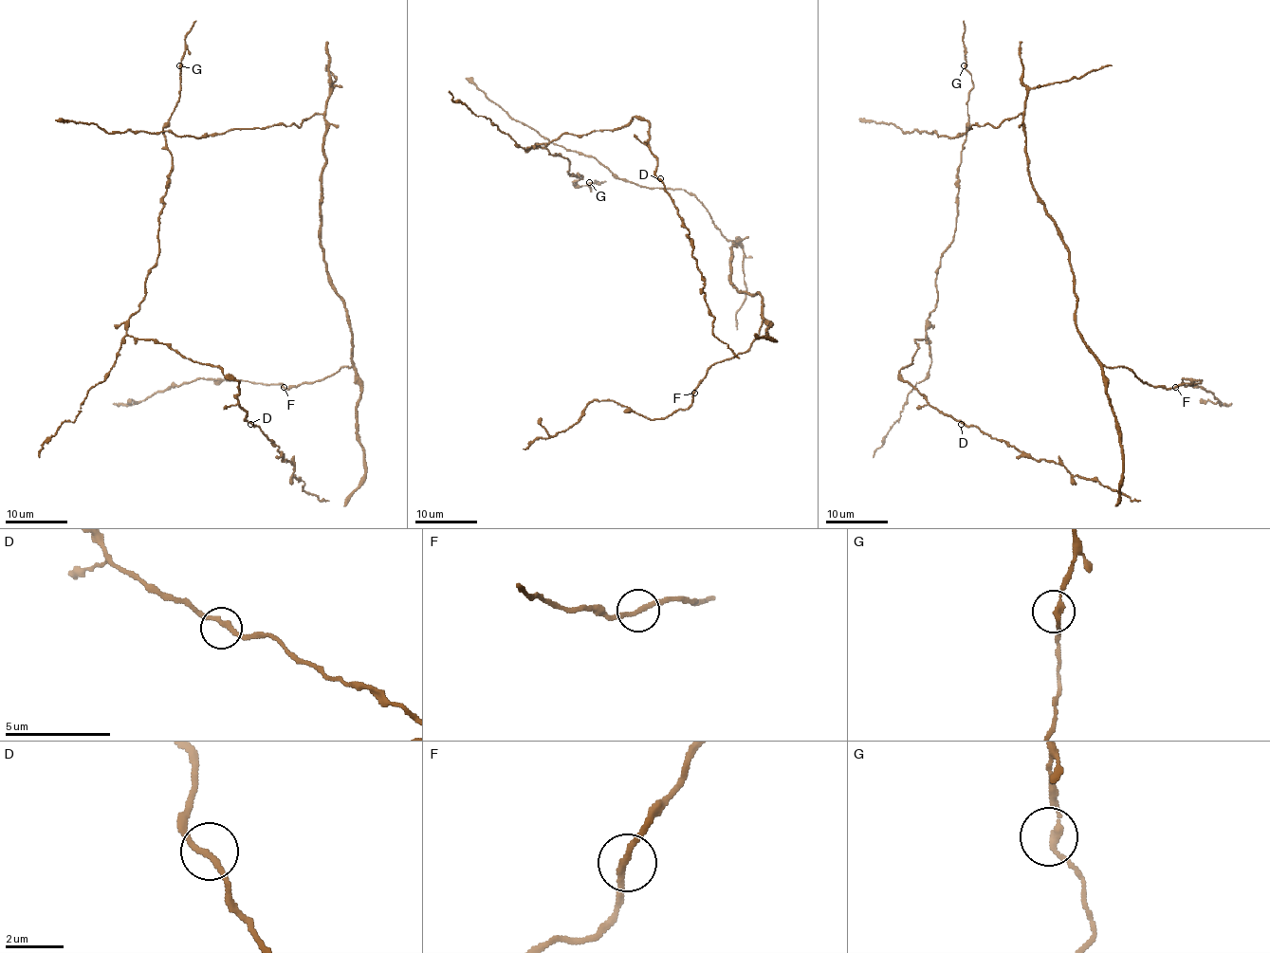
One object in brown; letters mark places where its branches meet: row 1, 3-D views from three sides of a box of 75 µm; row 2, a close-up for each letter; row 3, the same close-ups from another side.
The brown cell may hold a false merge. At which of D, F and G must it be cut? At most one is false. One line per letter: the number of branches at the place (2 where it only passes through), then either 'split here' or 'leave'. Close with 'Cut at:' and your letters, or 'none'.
D: 2 | leave
F: 2 | leave
G: 2 | leave
Cut at: none

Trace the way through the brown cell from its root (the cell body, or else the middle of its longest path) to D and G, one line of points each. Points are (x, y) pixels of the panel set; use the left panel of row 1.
D: (324, 500), (303, 490), (304, 483), (292, 474), (293, 466), (283, 461), (278, 447), (250, 424)
G: (324, 500), (246, 420), (234, 378), (126, 332), (158, 253), (171, 168), (163, 124), (179, 65)

